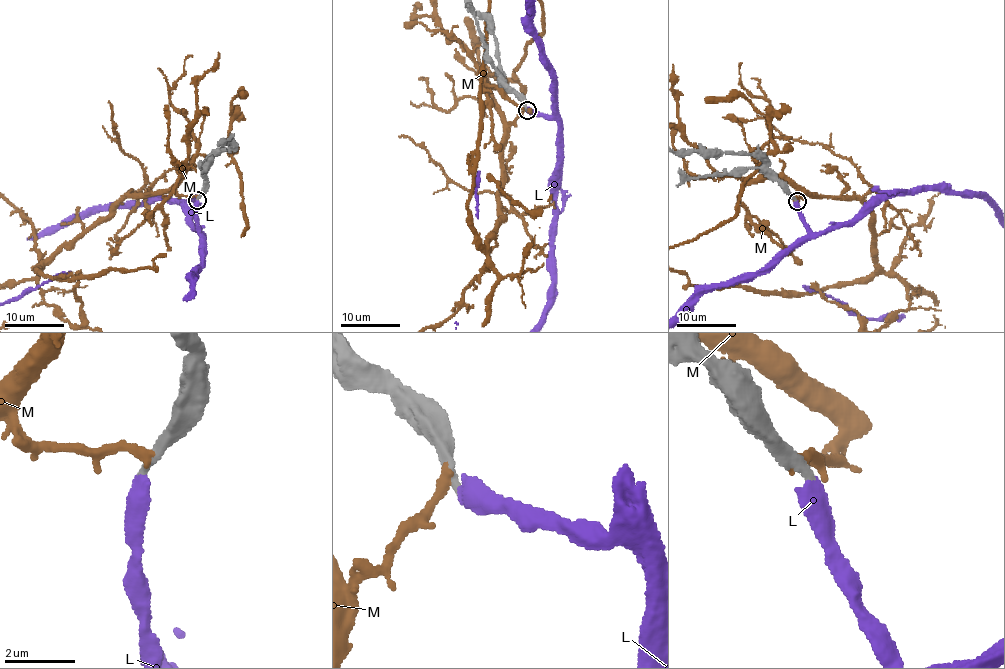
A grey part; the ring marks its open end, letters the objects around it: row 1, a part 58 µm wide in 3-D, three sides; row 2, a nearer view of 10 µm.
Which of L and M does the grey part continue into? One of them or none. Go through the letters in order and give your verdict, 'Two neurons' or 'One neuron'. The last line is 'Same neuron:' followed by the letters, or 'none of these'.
L: One neuron
M: Two neurons
Same neuron: L

